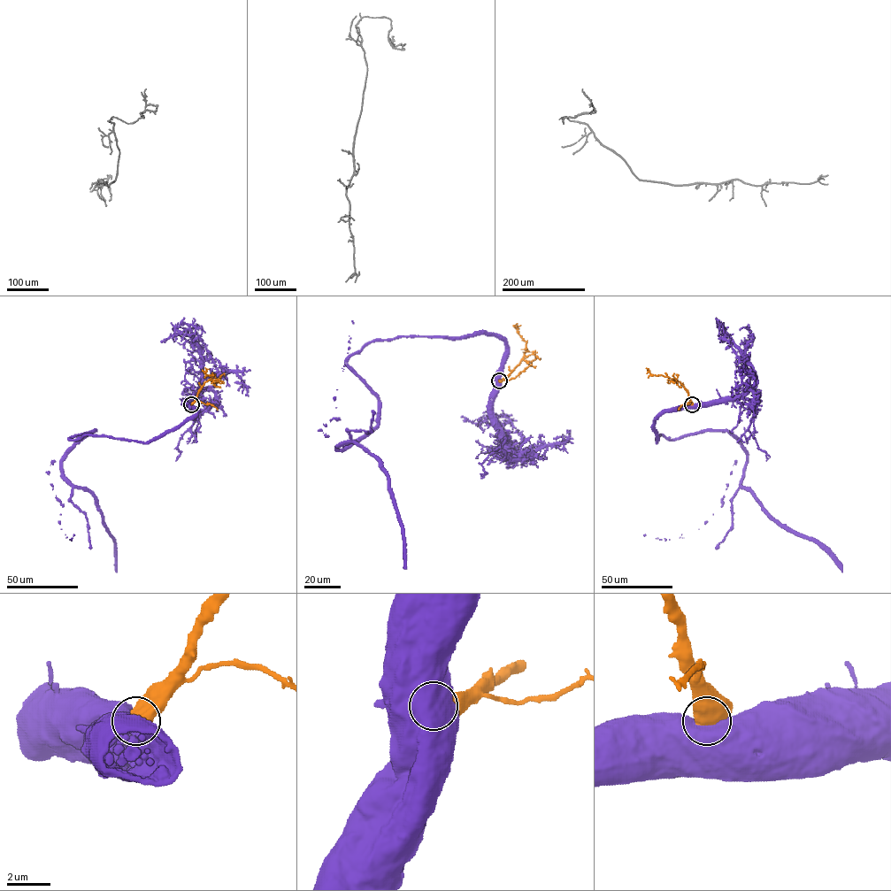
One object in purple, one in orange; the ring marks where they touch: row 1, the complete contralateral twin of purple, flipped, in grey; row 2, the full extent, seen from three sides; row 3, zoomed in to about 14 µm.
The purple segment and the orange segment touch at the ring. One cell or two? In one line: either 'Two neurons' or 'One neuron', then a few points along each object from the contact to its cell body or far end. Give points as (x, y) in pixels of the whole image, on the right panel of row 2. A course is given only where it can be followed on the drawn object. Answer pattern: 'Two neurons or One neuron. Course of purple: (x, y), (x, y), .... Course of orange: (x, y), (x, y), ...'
Two neurons. Course of purple: (692, 404), (656, 418), (656, 441), (727, 431), (746, 455), (741, 485), (775, 519), (811, 537), (842, 572). Course of orange: (692, 404), (687, 391), (680, 382), (650, 374), (646, 368)

